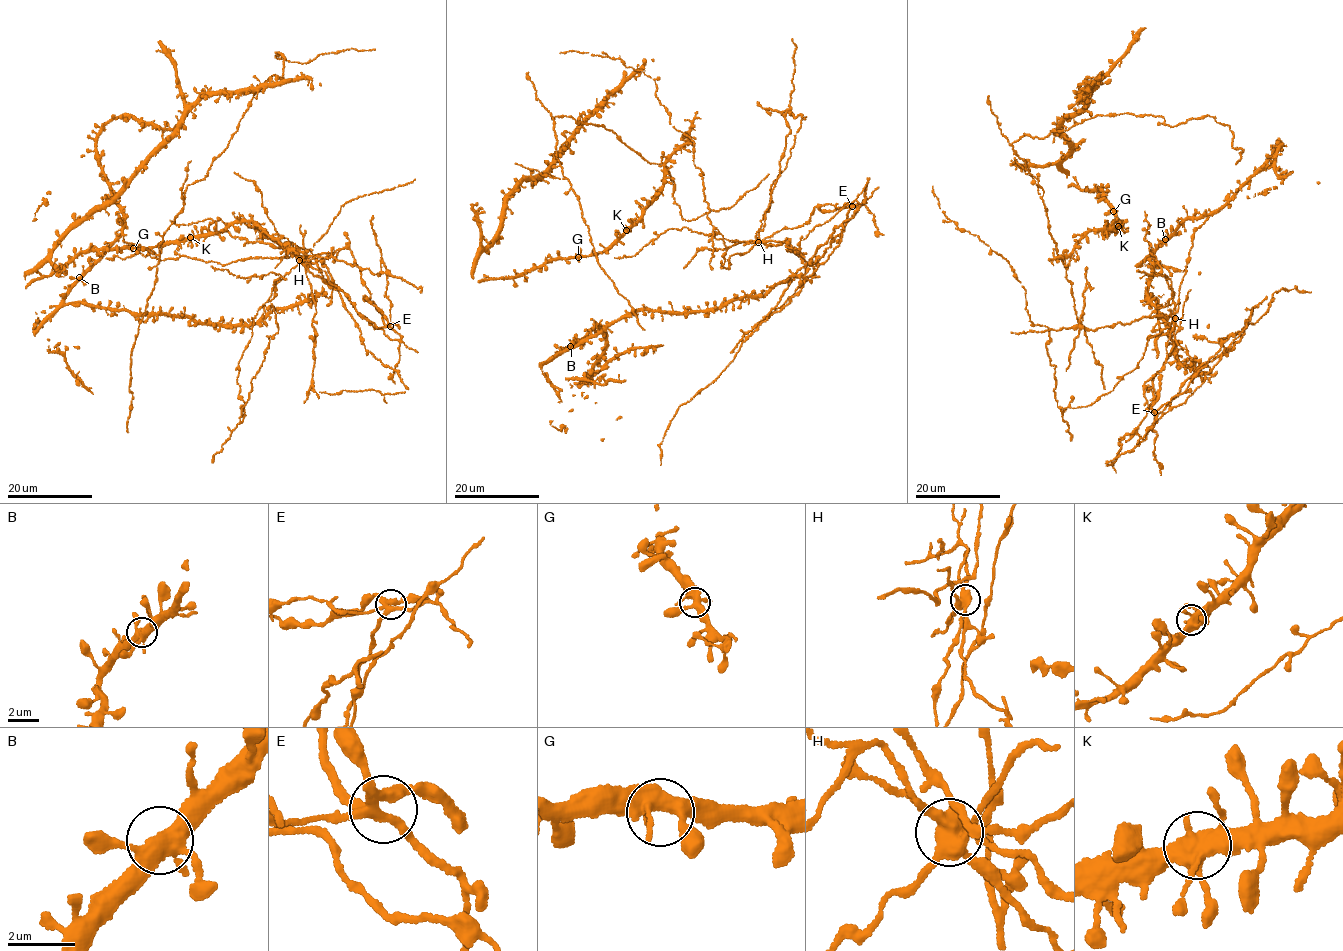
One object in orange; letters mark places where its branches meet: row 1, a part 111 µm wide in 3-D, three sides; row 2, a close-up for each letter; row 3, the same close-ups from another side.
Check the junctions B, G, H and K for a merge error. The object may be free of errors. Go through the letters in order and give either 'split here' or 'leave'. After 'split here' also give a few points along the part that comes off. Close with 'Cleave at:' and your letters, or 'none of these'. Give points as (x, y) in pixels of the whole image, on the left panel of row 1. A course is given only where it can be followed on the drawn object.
B: leave
G: leave
H: split here | (299, 260), (323, 270), (359, 314), (386, 325), (344, 247), (224, 265), (136, 253), (106, 257)
K: leave
Cleave at: H

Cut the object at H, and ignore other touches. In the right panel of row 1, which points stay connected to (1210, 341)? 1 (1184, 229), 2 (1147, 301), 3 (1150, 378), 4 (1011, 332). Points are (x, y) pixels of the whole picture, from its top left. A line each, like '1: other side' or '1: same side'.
1: other side
2: other side
3: same side
4: same side

